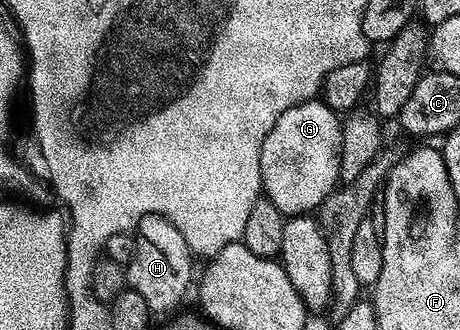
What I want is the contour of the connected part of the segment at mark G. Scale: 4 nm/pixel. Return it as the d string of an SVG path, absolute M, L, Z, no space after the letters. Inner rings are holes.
M320 98L290 106L274 122L266 142L262 142L260 186L266 199L274 202L284 217L315 213L321 202L336 191L341 183L343 129L341 117Z

